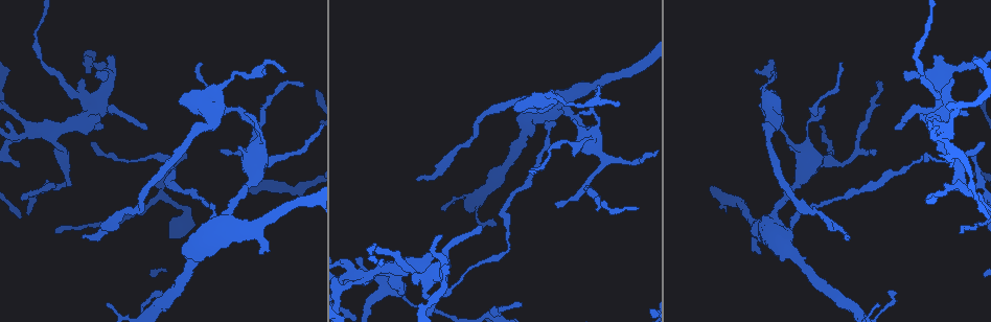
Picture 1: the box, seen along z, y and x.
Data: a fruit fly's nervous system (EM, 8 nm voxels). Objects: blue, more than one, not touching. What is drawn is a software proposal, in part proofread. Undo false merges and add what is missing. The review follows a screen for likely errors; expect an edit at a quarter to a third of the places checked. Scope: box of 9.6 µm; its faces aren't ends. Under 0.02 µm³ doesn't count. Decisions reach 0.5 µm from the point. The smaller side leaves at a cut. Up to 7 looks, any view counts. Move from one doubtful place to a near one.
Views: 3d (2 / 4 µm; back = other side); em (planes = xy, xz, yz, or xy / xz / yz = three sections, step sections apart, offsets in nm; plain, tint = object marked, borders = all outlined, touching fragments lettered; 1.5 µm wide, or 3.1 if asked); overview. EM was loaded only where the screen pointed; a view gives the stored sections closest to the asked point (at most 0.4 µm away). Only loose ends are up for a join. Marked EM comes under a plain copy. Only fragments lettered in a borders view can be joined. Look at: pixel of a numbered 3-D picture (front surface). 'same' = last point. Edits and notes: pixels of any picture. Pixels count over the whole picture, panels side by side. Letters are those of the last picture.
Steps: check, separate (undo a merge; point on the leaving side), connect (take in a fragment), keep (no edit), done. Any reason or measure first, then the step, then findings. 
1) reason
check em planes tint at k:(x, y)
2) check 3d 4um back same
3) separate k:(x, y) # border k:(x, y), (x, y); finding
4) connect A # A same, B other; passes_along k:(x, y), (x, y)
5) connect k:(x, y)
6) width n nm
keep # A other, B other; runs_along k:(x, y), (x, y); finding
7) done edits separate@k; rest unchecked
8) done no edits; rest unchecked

thin neck
check 3d 2um at 1:(374, 249)

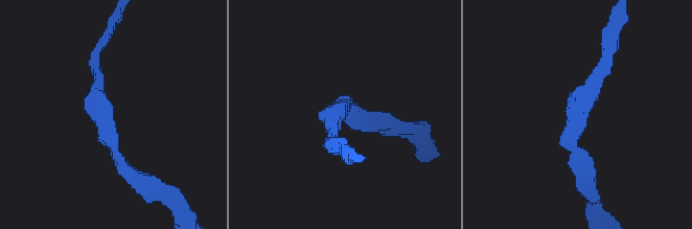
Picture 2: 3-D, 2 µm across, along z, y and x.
check em planes tint at 2:(576, 148)

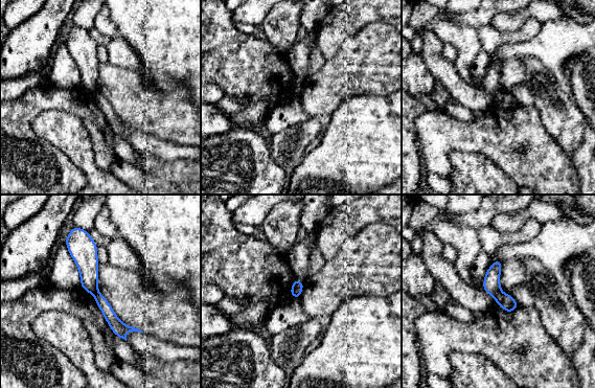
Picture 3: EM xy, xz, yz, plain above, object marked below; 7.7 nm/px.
what lies round it
check em planes borders same

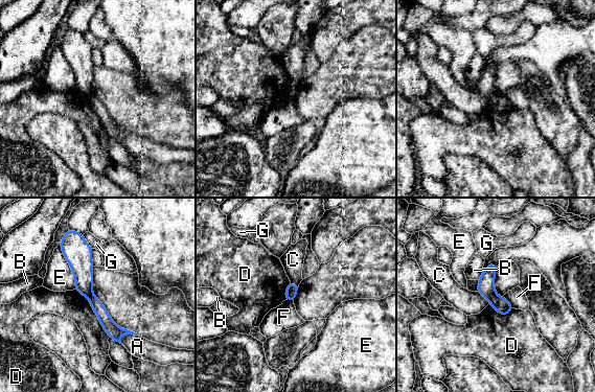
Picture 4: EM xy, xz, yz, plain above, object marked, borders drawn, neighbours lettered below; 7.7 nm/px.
longest_contact D 460 nm
separate 4:(486, 289) # A other, B other, C other, D other, E other, F other, G other; border 4:(496, 295), (489, 301); a second neuron is stuck on

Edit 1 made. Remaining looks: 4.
branch stops here
check 3d 2um at 1:(920, 117)

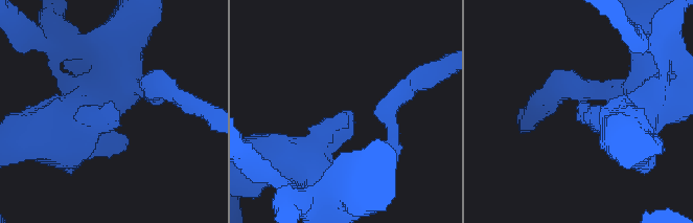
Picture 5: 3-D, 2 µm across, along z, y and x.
check em xz step 8 borders at 5:(583, 122)

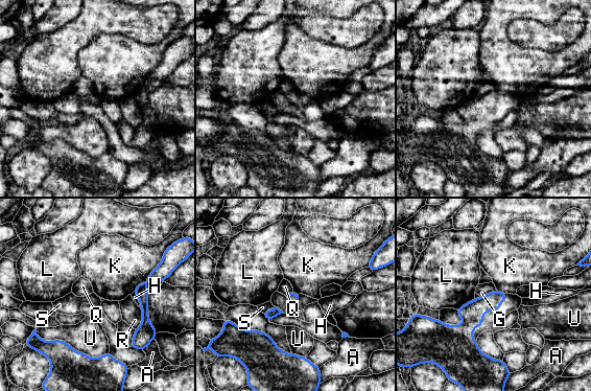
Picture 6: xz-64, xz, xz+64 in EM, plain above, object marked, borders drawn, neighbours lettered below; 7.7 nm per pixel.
cut it another way
check em yz step 4 borders same

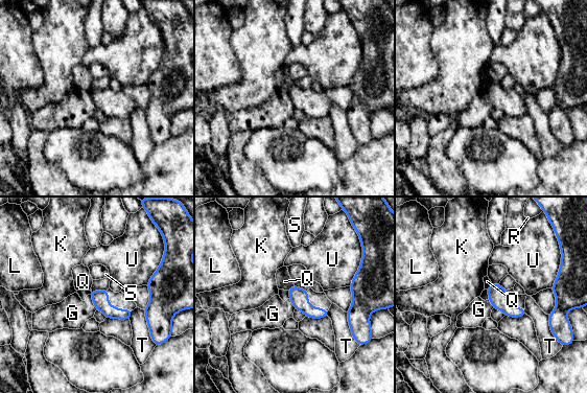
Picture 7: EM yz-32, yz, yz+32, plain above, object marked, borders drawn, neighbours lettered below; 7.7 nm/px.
keep # G other, K other, L other, Q other, R other, S other, T other, U other; border 7:(90, 294), (96, 309); no lettered fragment goes on from it

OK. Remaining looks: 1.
done edits separate@4; rest unchecked

